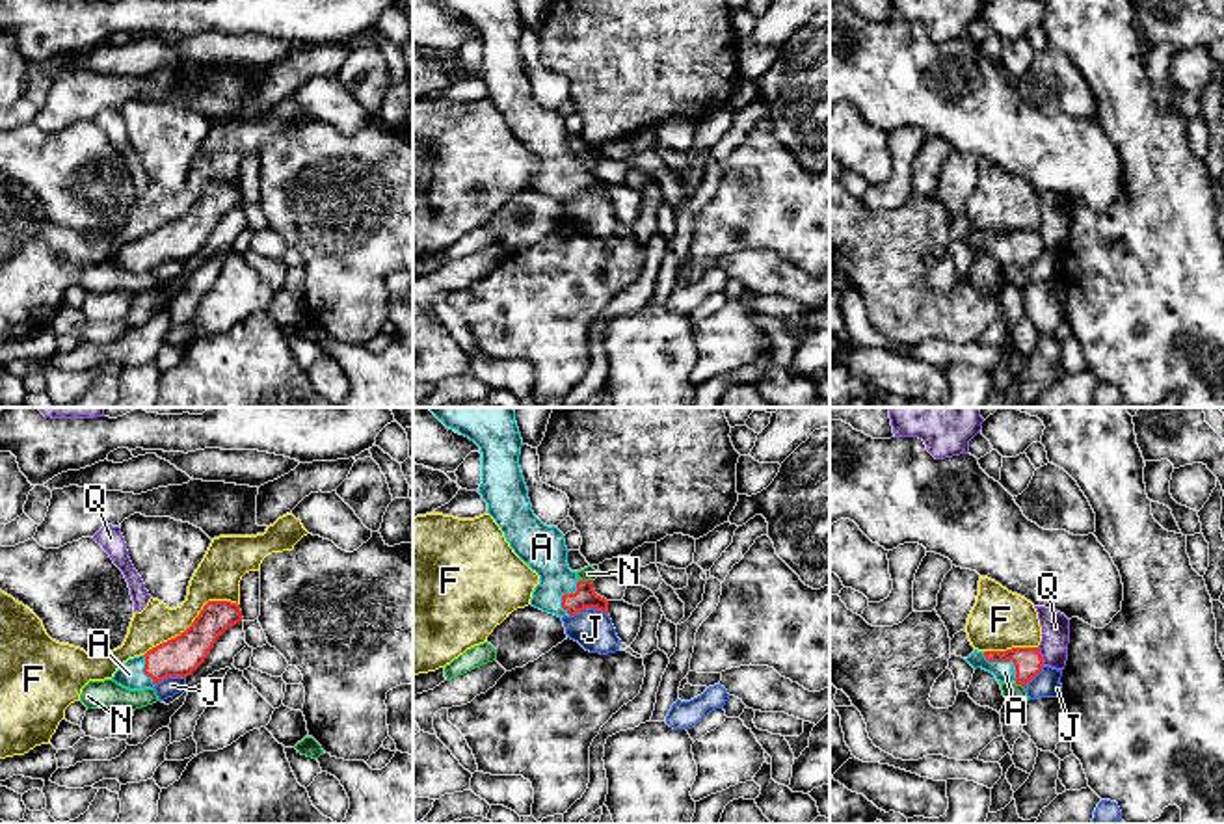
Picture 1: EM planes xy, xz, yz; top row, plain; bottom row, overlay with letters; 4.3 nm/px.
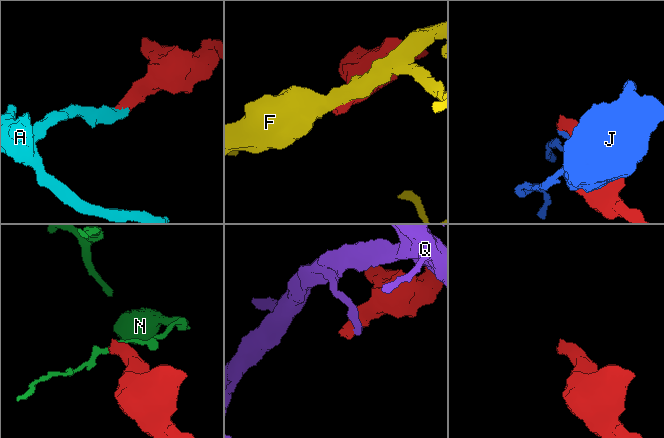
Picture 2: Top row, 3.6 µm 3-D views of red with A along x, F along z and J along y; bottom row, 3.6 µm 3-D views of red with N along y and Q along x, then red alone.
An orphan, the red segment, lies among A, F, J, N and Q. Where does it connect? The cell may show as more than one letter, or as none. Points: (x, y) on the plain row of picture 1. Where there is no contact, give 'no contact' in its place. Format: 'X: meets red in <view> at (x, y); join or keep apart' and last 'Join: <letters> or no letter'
A: meets red in yz at (1005, 244); join
F: meets red in xy at (194, 205); keep apart
J: meets red in xz at (588, 190); keep apart
N: meets red in xz at (586, 164); keep apart
Q: meets red in yz at (1040, 240); keep apart
Join: A

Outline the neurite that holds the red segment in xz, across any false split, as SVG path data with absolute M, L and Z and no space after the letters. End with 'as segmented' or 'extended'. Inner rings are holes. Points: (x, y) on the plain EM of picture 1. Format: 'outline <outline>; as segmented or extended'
outline M437 0L446 11L459 15L480 30L482 67L478 76L487 86L487 97L504 115L513 136L539 158L530 188L558 201L575 199L584 192L608 197L608 184L595 177L593 164L579 164L567 149L564 117L556 110L543 108L532 95L528 73L519 50L523 22L515 0Z; extended

